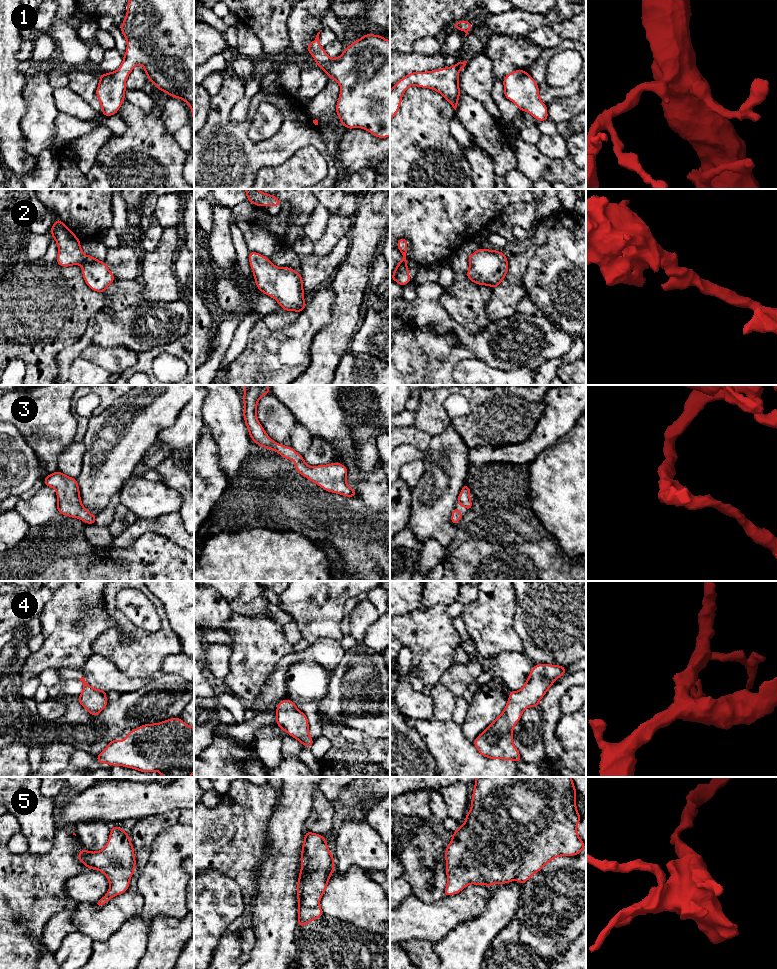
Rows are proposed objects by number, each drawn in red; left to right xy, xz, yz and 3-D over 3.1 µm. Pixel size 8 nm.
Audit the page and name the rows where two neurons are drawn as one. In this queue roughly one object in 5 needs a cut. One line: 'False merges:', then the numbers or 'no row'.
False merges: no row

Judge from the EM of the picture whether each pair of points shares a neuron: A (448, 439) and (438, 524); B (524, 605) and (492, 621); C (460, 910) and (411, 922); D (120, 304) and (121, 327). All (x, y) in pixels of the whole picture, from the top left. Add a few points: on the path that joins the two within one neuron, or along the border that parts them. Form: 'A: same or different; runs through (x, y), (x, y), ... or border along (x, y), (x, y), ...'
A: same; runs through (451, 460), (452, 478), (442, 488), (438, 503)
B: different; border along (514, 591), (515, 614), (513, 629), (516, 633)
C: same; runs through (448, 913), (434, 921), (423, 921)
D: different; border along (141, 300), (119, 313)

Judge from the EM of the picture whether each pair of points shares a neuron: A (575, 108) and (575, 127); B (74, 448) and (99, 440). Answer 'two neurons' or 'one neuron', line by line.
A: two neurons
B: two neurons

